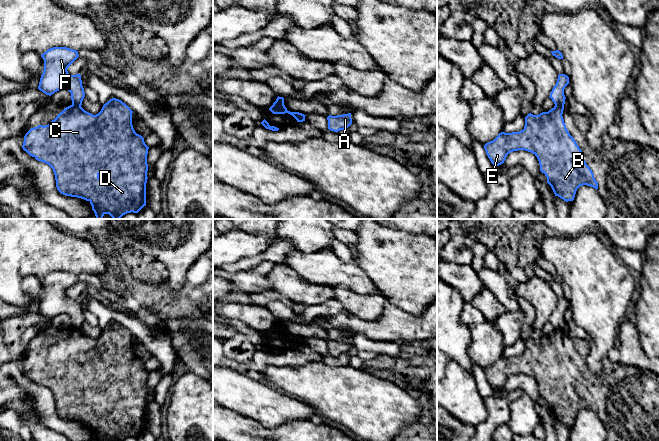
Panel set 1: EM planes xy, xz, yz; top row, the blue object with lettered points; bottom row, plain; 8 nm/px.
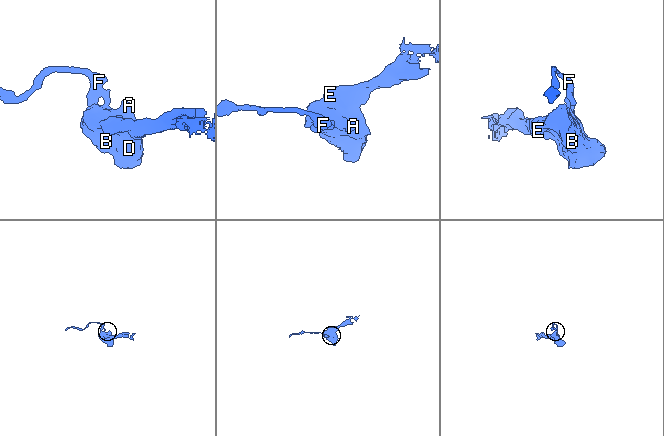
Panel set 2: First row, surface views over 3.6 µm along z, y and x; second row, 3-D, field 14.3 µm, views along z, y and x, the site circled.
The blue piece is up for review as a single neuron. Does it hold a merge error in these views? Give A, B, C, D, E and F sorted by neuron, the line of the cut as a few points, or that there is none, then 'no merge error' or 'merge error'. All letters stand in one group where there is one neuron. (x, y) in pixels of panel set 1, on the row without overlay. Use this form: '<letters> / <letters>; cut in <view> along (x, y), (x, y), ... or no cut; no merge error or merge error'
A B C D E / F; cut in xy along (72, 327), (80, 330); merge error

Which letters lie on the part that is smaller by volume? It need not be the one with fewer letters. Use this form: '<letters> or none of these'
F

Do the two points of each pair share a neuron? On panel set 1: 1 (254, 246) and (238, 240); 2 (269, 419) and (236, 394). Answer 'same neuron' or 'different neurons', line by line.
1: same neuron
2: same neuron

